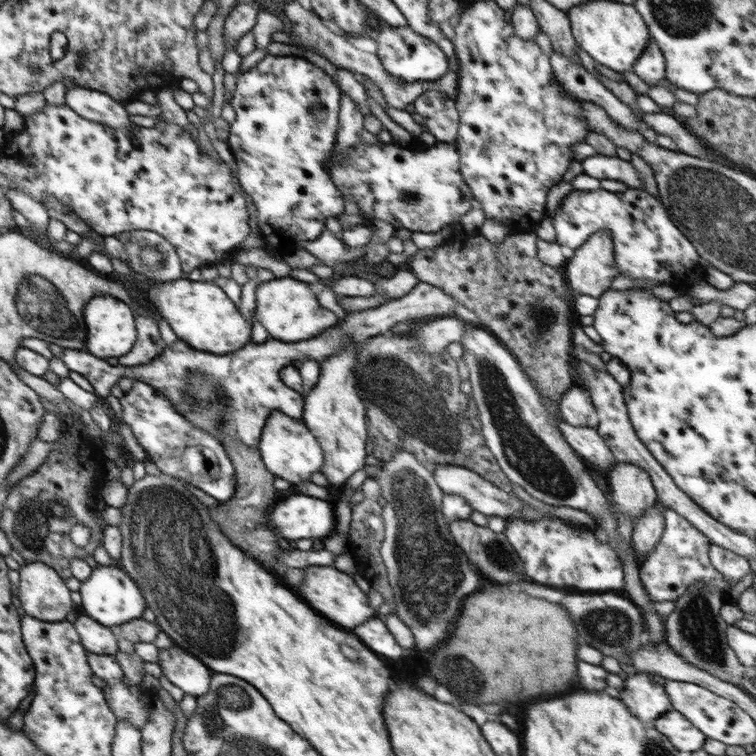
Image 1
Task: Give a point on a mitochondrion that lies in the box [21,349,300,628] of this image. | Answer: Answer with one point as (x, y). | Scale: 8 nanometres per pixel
(209, 407)

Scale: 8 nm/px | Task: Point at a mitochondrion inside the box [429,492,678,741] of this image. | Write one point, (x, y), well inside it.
(609, 628)

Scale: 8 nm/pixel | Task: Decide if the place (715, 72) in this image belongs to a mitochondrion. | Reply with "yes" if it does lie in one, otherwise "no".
no

